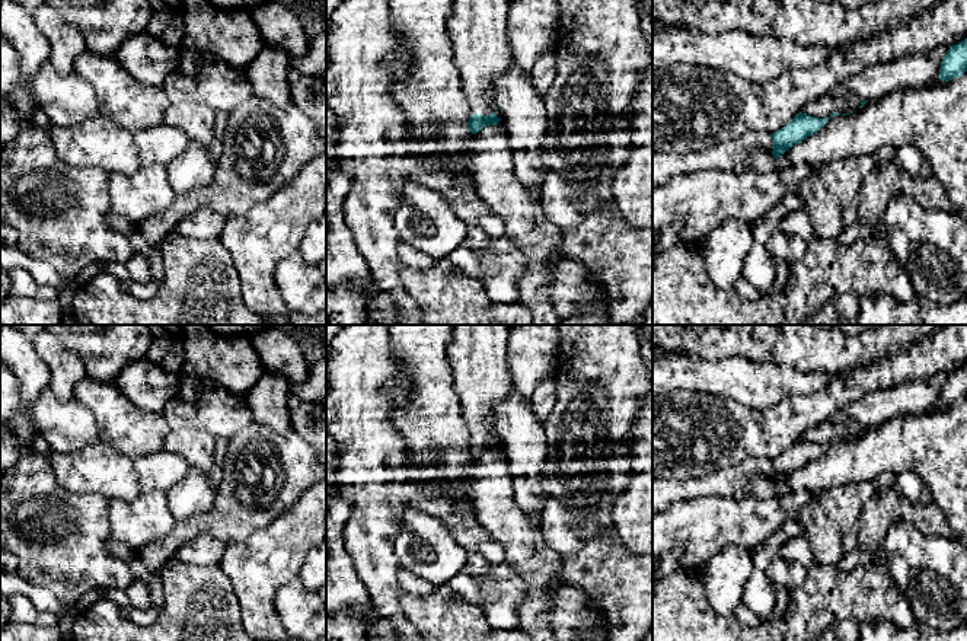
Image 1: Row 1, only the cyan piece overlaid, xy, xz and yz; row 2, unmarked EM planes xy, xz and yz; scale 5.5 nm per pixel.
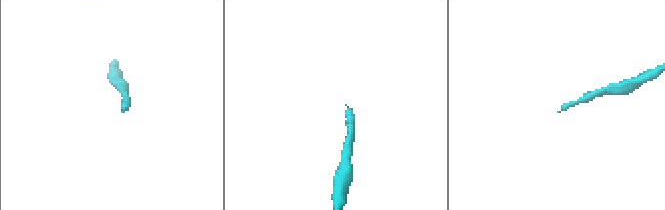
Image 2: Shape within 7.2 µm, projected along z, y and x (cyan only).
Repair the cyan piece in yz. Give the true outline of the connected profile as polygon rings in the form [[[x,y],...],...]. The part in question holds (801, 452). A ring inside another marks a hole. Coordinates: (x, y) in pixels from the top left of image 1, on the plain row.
[[[800,439],[773,460],[765,456],[749,457],[738,465],[687,481],[652,478],[652,514],[698,497],[743,497],[750,487],[750,478],[754,475],[767,476],[778,485],[794,471],[817,459],[827,447],[829,444]]]

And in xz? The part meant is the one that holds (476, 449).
[[[454,325],[449,347],[454,390],[460,398],[463,418],[469,427],[470,444],[466,449],[476,460],[486,452],[497,452],[501,444],[494,439],[497,415],[494,404],[510,395],[513,389],[508,371],[508,339],[513,325]]]

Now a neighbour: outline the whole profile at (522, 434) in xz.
[[[511,389],[510,395],[494,404],[495,433],[510,465],[514,500],[529,520],[539,526],[548,495],[543,465],[548,441],[542,422],[532,409],[532,398]]]

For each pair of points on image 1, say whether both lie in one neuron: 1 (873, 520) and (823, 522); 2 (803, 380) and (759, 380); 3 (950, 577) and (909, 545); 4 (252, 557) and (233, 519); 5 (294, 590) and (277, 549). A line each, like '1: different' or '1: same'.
1: different
2: same
3: same
4: different
5: different

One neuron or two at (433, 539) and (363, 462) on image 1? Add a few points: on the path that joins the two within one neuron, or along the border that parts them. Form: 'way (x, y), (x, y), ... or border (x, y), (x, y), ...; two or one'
border (408, 506), (402, 514), (401, 529), (393, 541); two

